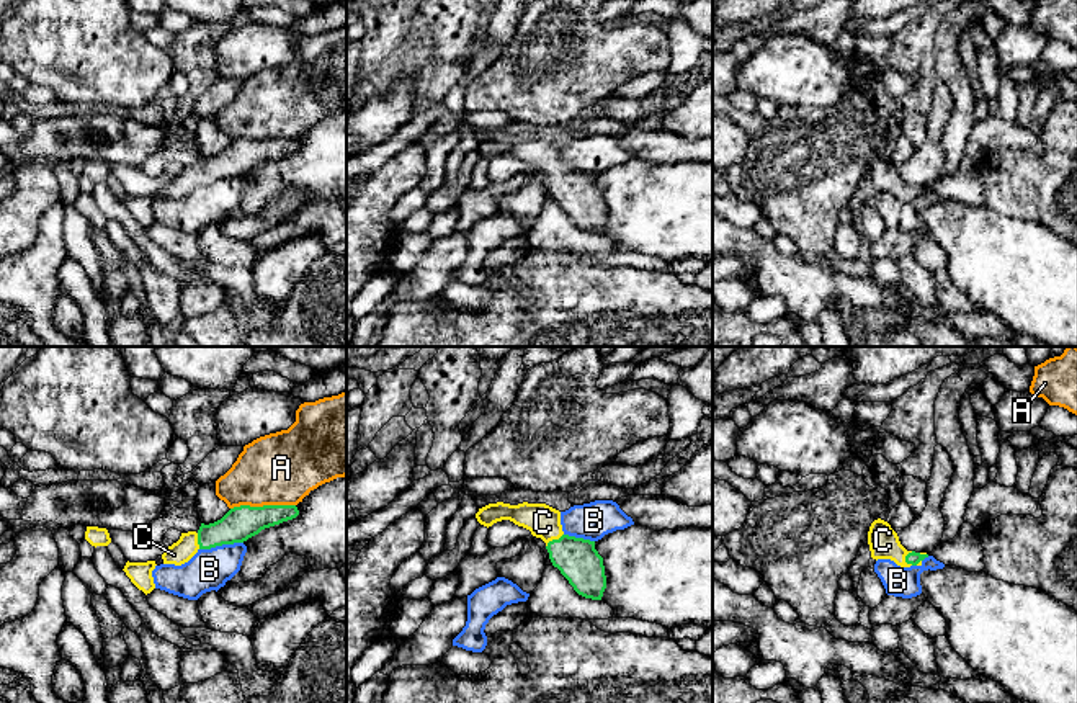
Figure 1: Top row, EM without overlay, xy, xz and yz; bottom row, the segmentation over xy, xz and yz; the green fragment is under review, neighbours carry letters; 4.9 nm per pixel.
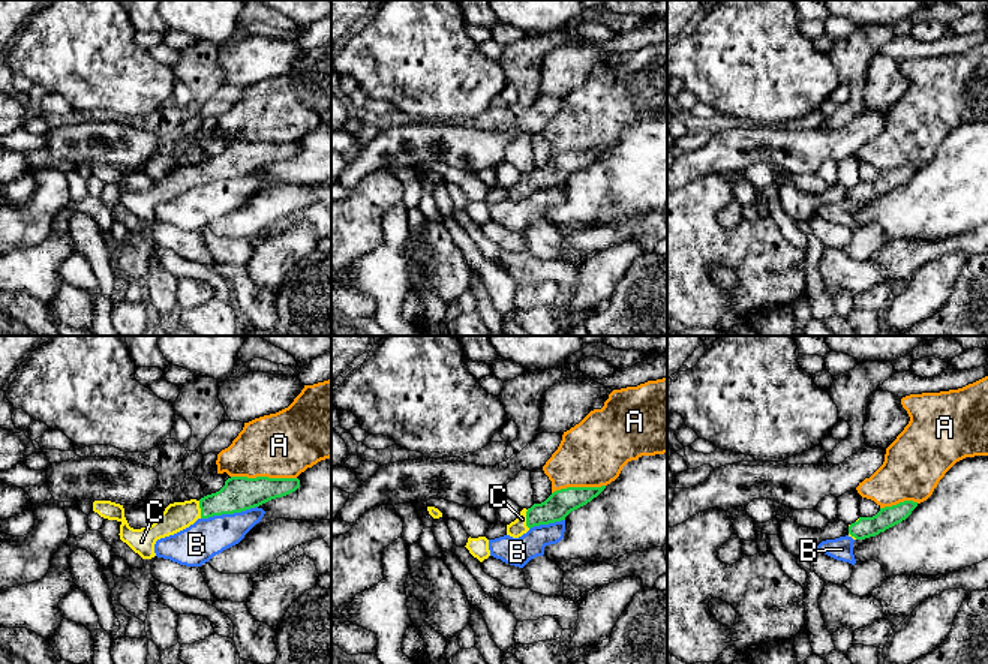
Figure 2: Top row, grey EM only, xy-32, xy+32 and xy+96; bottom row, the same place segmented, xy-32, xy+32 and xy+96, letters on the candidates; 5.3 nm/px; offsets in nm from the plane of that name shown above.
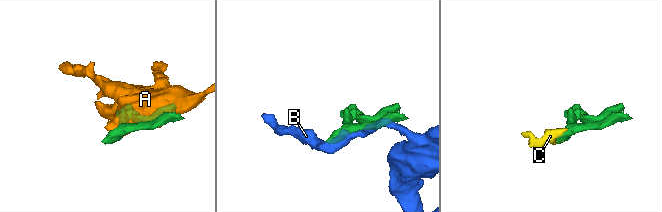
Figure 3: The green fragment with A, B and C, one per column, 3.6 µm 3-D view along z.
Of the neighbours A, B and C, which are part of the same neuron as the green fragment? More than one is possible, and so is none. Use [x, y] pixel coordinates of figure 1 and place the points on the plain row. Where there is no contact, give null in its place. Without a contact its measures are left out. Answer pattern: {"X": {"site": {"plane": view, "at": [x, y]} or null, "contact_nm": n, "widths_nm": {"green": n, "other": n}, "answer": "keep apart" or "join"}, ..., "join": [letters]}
{"A": {"site": {"plane": "xy", "at": [263, 139]}, "contact_nm": 320, "widths_nm": {"green": 170, "other": 360}, "answer": "keep apart"}, "B": {"site": {"plane": "xy", "at": [221, 179]}, "contact_nm": 220, "widths_nm": {"green": 170, "other": 200}, "answer": "keep apart"}, "C": {"site": {"plane": "xz", "at": [553, 174]}, "contact_nm": 110, "widths_nm": {"green": 200, "other": 160}, "answer": "join"}, "join": ["C"]}

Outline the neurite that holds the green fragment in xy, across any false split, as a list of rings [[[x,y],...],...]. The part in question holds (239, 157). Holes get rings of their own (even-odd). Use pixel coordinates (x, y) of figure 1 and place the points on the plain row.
[[[240,139],[230,142],[221,154],[204,159],[198,165],[181,167],[180,173],[162,188],[163,198],[181,199],[199,183],[244,177],[261,163],[293,154],[299,149],[296,139]]]

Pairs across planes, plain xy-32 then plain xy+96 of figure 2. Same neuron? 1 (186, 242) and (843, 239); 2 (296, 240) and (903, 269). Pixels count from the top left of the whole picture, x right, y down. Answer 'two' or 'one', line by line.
1: one
2: two

